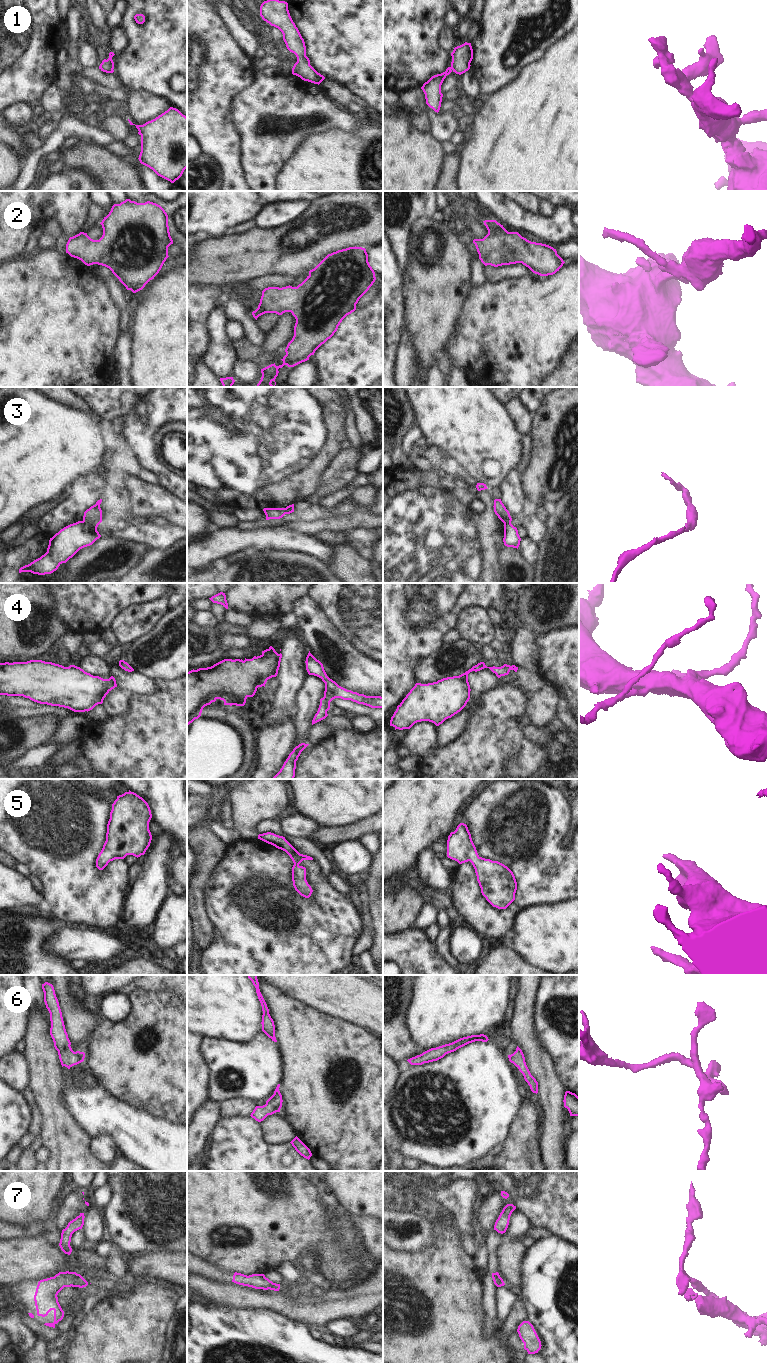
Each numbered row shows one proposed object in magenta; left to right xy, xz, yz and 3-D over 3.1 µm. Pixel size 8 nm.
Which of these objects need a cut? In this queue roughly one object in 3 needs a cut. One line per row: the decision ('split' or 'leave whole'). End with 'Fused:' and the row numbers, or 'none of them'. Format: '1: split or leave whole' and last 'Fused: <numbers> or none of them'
1: leave whole
2: leave whole
3: split
4: leave whole
5: leave whole
6: leave whole
7: leave whole
Fused: 3

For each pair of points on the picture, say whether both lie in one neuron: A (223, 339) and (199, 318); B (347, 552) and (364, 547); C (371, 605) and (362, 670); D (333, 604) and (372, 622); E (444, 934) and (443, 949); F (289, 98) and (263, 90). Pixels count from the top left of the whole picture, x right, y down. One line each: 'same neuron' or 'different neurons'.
A: different neurons
B: different neurons
C: different neurons
D: same neuron
E: same neuron
F: same neuron

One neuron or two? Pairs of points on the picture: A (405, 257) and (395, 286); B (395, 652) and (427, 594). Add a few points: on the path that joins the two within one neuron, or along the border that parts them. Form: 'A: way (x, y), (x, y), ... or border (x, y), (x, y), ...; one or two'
A: border (393, 252), (403, 282); two
B: way (395, 638), (395, 626), (413, 608); one

